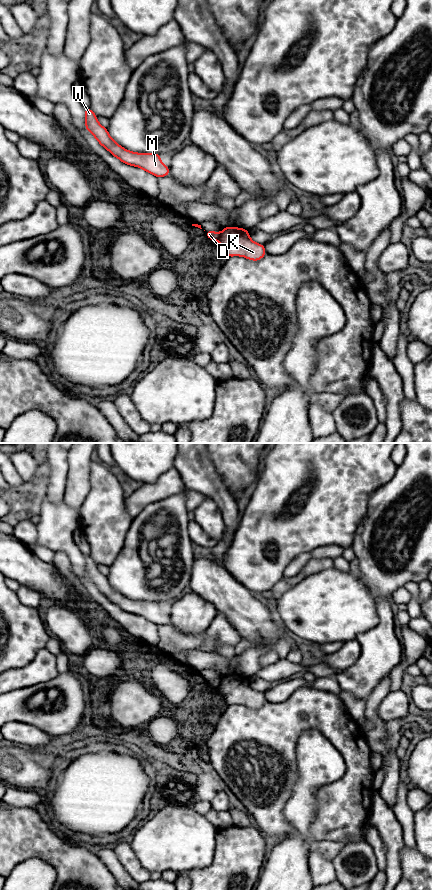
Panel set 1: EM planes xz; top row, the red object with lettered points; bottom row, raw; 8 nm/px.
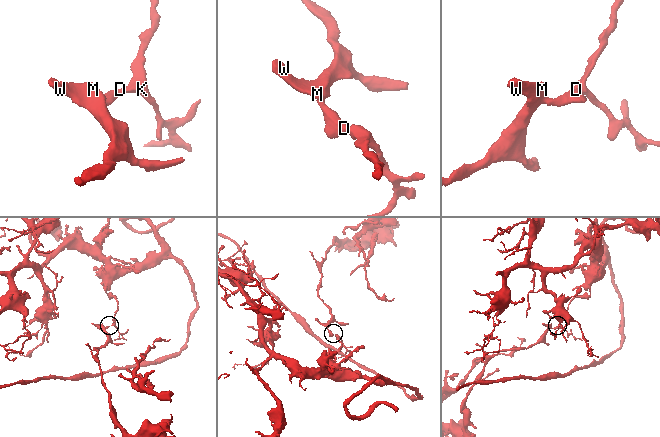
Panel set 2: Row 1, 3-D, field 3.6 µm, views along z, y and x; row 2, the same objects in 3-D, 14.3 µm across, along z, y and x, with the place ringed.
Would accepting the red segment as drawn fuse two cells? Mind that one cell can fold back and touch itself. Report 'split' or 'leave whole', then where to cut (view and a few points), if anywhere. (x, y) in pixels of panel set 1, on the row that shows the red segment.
split; cut xz (220, 233), (217, 239)

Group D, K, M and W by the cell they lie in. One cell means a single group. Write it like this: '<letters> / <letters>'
D M W / K

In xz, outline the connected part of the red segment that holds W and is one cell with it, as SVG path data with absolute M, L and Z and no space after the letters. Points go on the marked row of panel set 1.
M90 108L85 109L85 127L113 156L125 164L139 167L156 177L169 175L169 167L161 162L160 154L135 153L117 144L109 135L107 128L101 126L97 116Z

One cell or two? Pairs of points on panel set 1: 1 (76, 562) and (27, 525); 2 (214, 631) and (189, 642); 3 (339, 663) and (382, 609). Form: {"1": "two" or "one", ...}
{"1": "two", "2": "two", "3": "two"}

